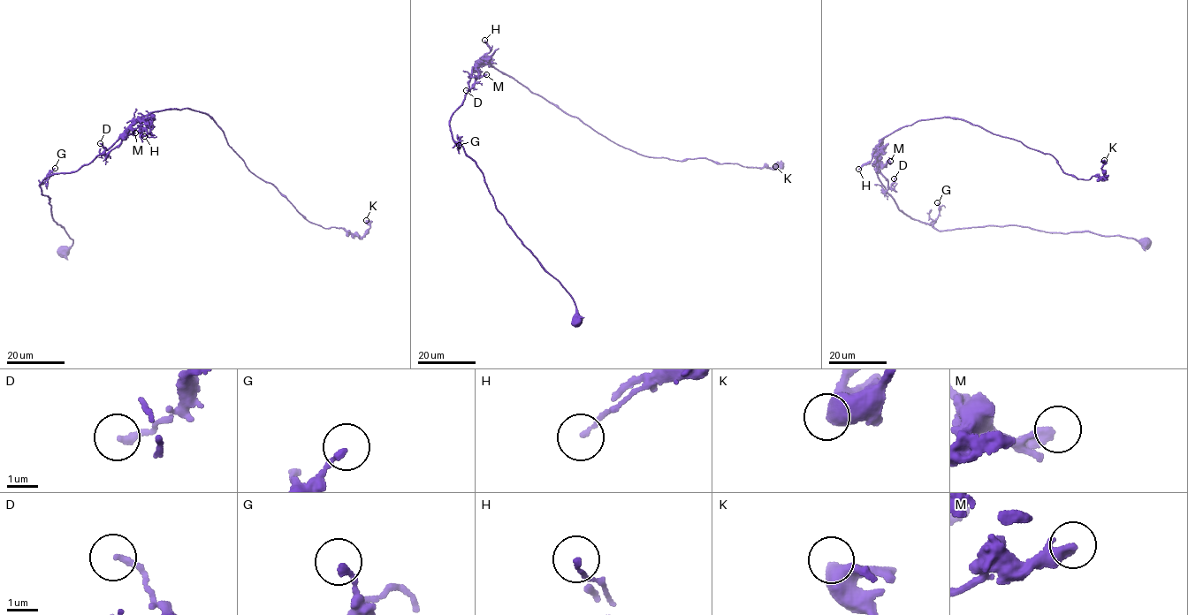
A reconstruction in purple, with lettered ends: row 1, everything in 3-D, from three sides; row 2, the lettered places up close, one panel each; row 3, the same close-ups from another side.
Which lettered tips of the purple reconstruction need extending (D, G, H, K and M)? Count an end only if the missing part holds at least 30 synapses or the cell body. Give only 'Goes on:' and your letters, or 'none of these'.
Goes on: none of these

